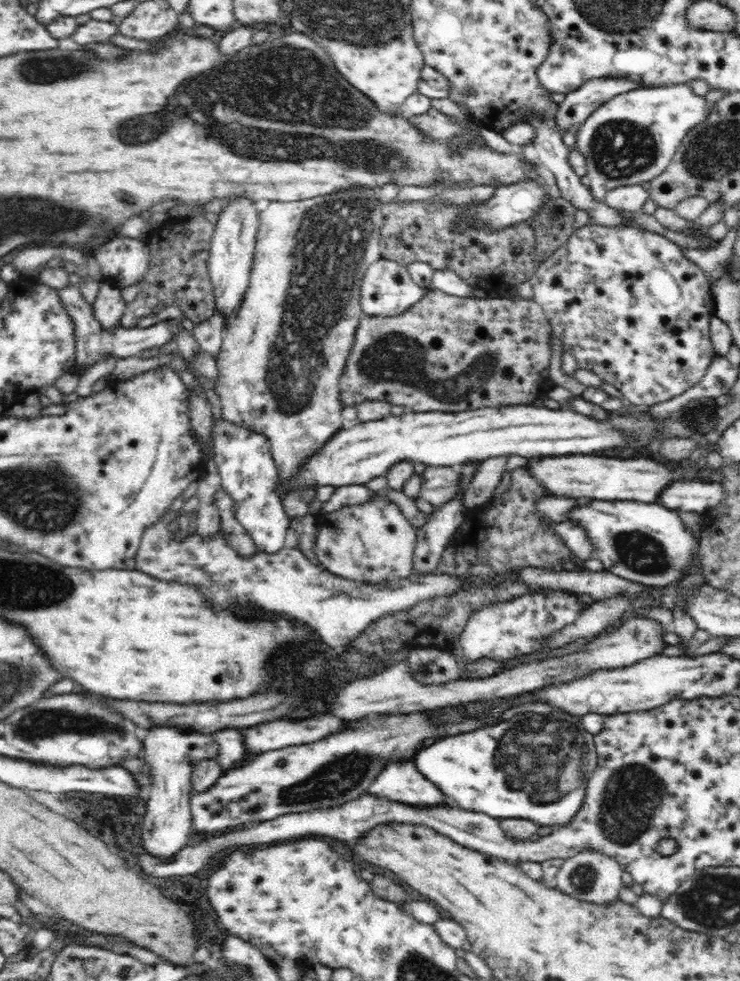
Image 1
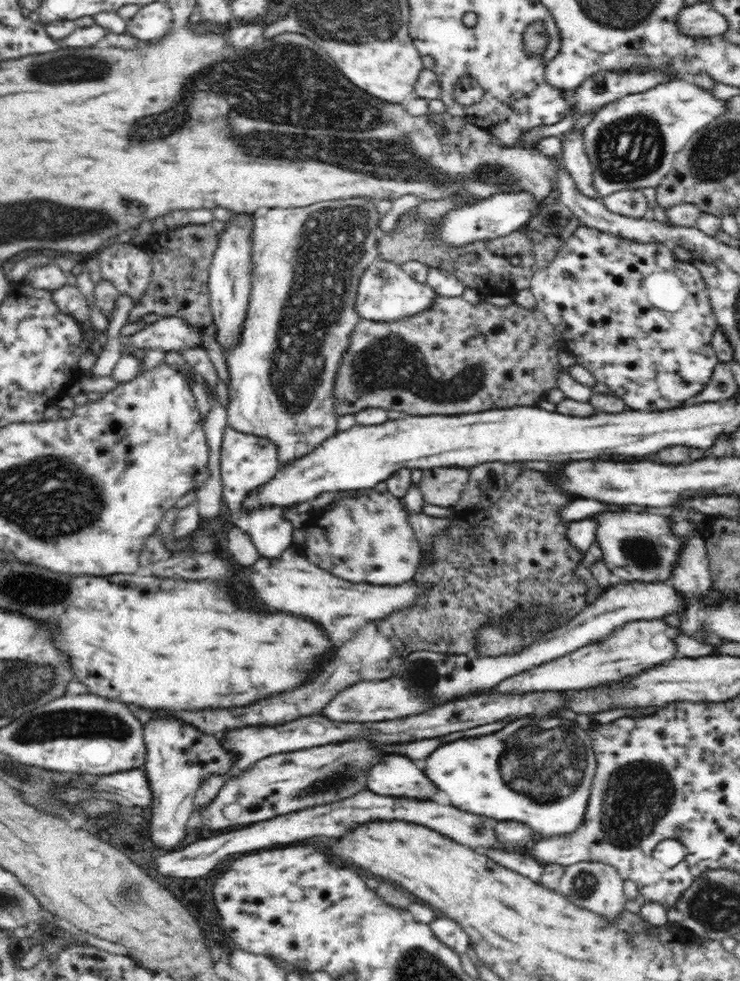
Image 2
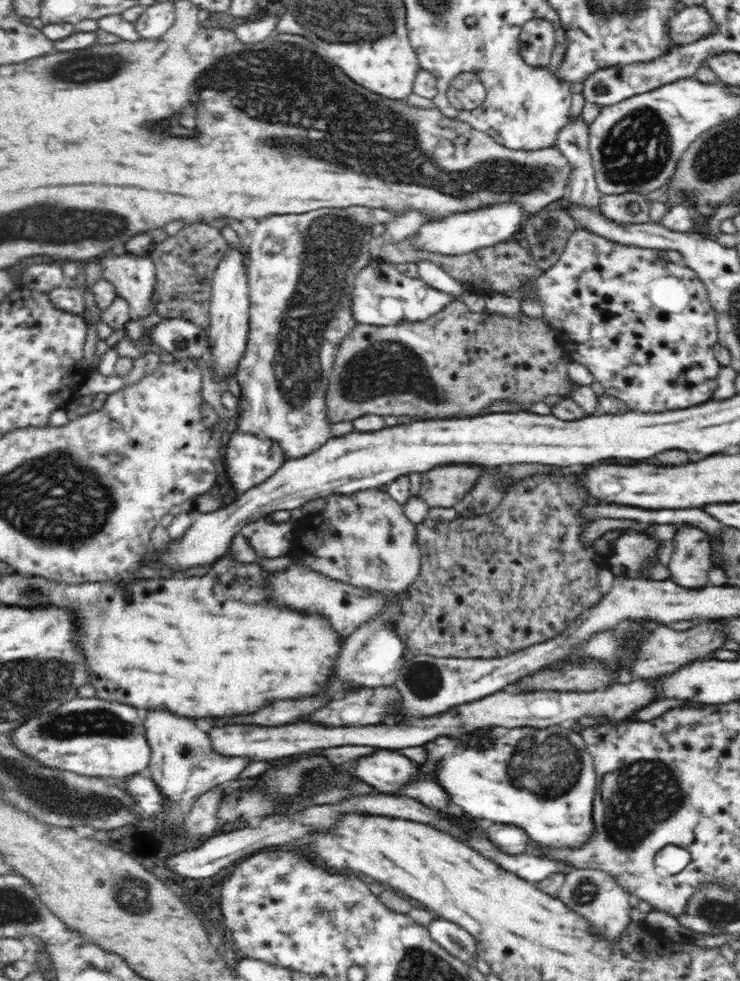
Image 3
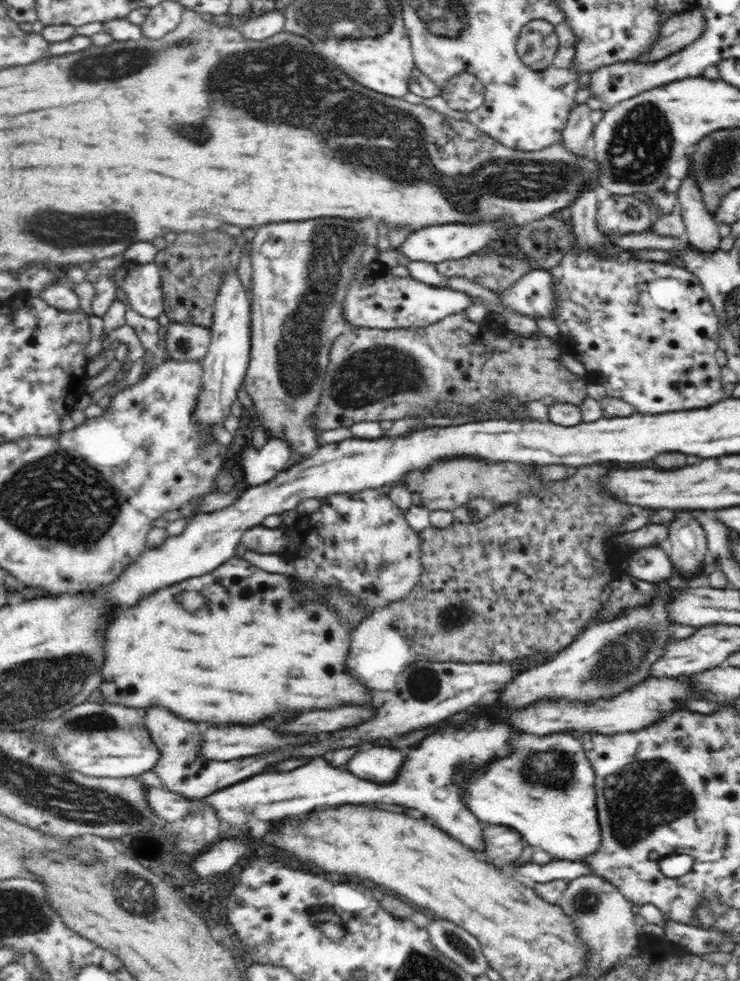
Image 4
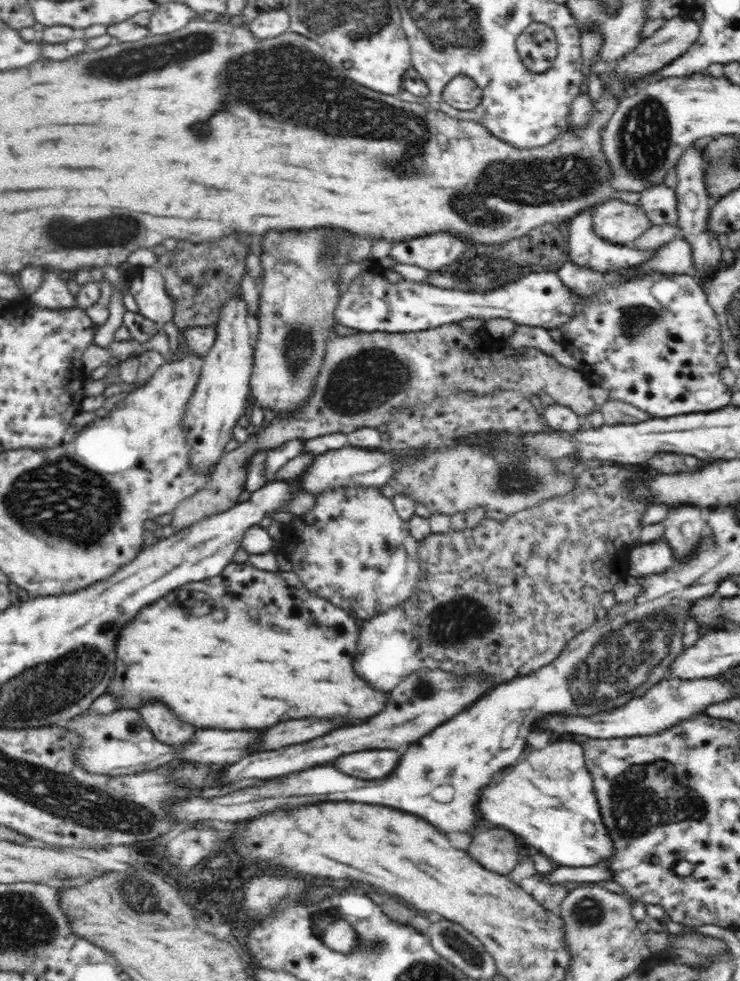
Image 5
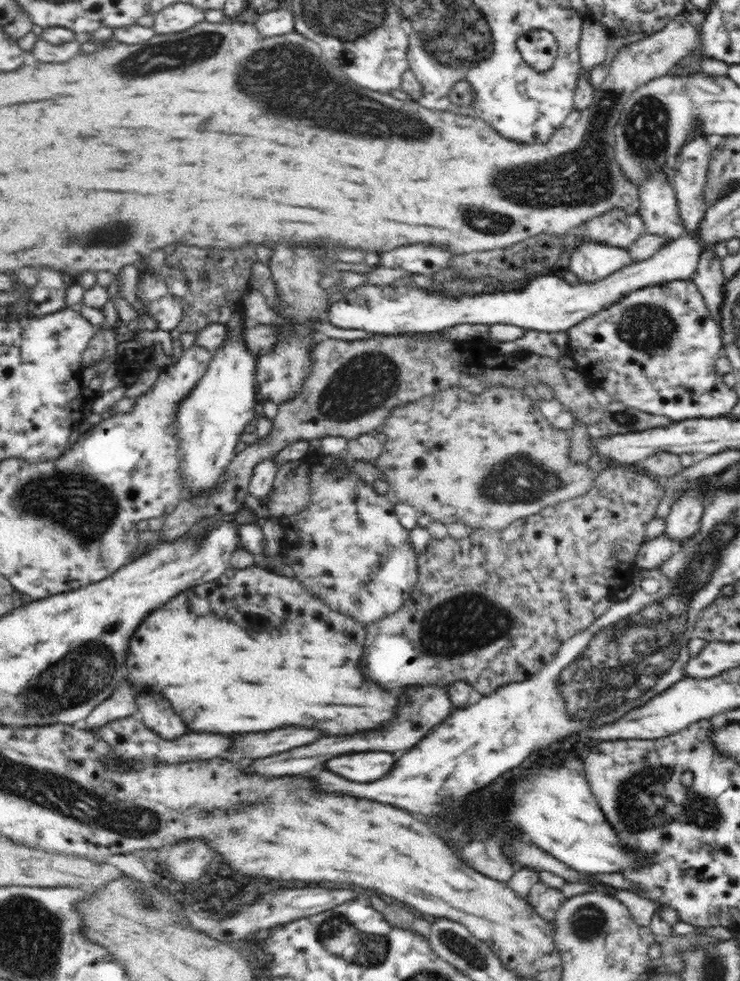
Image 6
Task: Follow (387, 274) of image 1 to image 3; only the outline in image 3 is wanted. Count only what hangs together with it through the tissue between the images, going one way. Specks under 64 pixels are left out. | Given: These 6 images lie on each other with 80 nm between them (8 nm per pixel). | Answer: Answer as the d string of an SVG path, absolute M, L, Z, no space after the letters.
M372 258L354 279L351 311L357 324L390 326L402 321L420 322L436 312L440 312L457 298L434 287L428 286L422 279L411 278L400 273L396 265L382 258Z

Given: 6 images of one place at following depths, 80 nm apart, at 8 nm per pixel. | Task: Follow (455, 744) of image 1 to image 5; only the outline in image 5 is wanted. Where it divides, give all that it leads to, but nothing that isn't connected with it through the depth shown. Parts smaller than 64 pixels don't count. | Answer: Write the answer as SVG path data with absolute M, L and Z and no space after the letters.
M559 739L538 750L528 744L524 758L520 756L516 766L504 770L502 782L482 790L478 808L486 820L522 836L527 844L559 865L592 867L615 854L580 744L564 744Z

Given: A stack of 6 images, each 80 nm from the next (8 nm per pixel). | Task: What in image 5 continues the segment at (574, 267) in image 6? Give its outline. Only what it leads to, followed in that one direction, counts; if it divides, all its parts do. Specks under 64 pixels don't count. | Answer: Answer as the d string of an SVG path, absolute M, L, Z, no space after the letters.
M586 208L586 210L578 212L576 216L572 216L569 219L566 231L569 239L567 250L569 260L580 268L591 268L602 274L604 272L612 272L616 268L637 267L655 255L654 250L636 250L630 245L610 244L600 238L593 229L592 209L590 208Z

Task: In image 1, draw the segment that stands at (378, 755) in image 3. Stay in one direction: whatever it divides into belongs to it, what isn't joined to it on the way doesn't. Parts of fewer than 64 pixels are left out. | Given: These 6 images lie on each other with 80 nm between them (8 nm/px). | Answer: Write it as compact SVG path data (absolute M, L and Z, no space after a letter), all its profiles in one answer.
M392 762L376 775L370 784L370 795L378 798L410 804L410 806L438 806L444 802L442 792L426 780L414 766L414 762Z

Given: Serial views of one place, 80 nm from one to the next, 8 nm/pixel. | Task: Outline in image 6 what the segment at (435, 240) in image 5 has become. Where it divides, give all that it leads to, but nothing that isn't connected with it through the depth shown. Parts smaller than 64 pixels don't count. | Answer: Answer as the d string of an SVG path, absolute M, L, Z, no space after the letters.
M402 246L392 252L384 252L379 266L384 268L401 268L410 274L428 275L447 266L450 252L444 248L430 246Z

